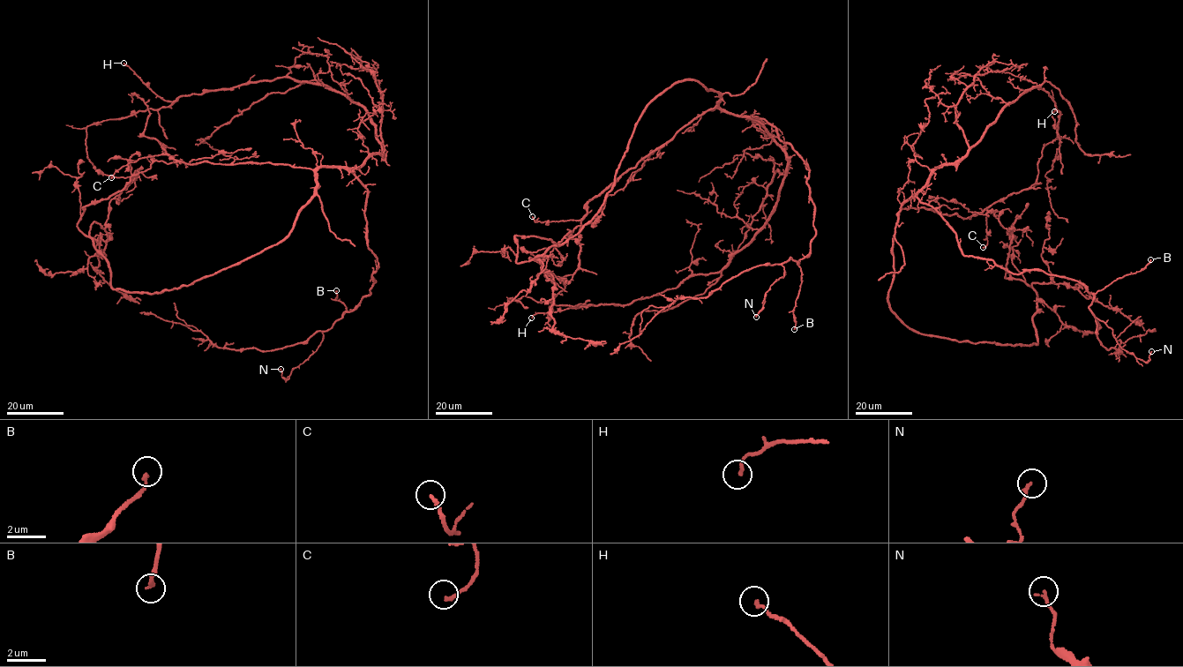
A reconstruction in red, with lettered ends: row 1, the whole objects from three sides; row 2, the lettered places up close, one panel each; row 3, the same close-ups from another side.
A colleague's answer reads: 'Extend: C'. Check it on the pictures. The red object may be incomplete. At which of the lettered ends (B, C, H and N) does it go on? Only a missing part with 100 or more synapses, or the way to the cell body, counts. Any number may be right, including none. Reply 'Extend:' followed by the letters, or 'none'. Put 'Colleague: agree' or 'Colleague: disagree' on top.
Colleague: disagree
Extend: none

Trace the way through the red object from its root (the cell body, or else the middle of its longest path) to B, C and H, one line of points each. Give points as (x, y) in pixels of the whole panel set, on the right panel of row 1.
B: (894, 264), (898, 212), (913, 195), (947, 222), (962, 253), (1014, 273), (1043, 270), (1096, 293), (1150, 259)
C: (894, 264), (894, 228), (902, 208), (923, 207), (965, 219), (987, 210), (987, 243), (983, 247)
H: (894, 264), (901, 206), (935, 170), (959, 161), (1028, 89), (1039, 86), (1051, 97), (1058, 137), (1054, 111)

